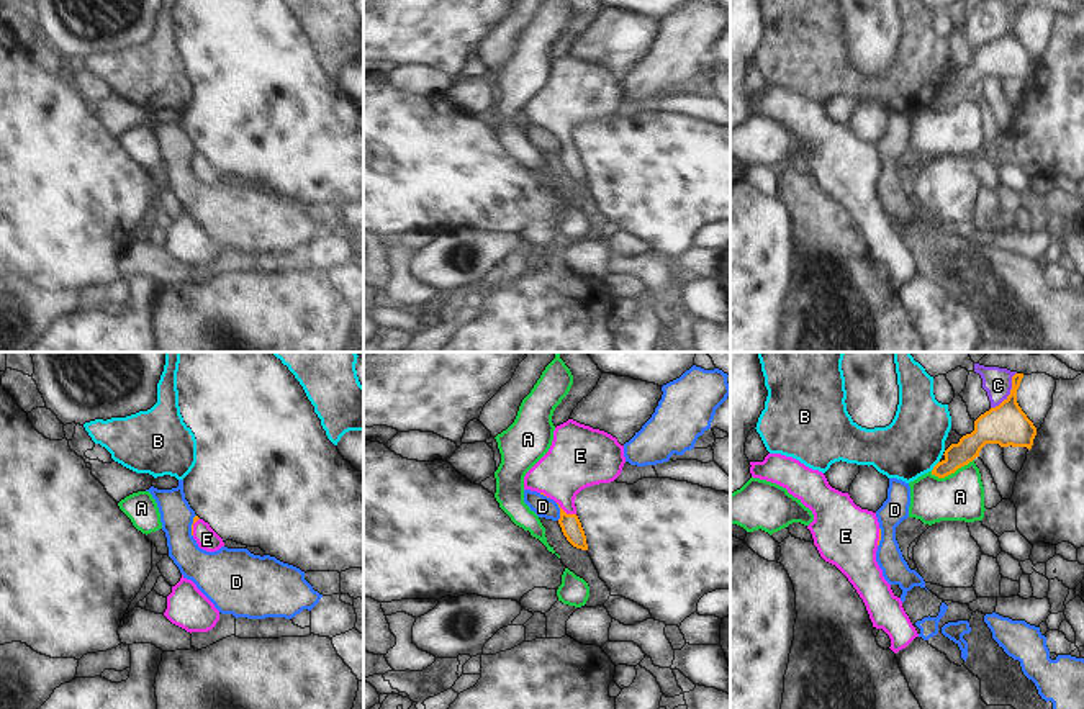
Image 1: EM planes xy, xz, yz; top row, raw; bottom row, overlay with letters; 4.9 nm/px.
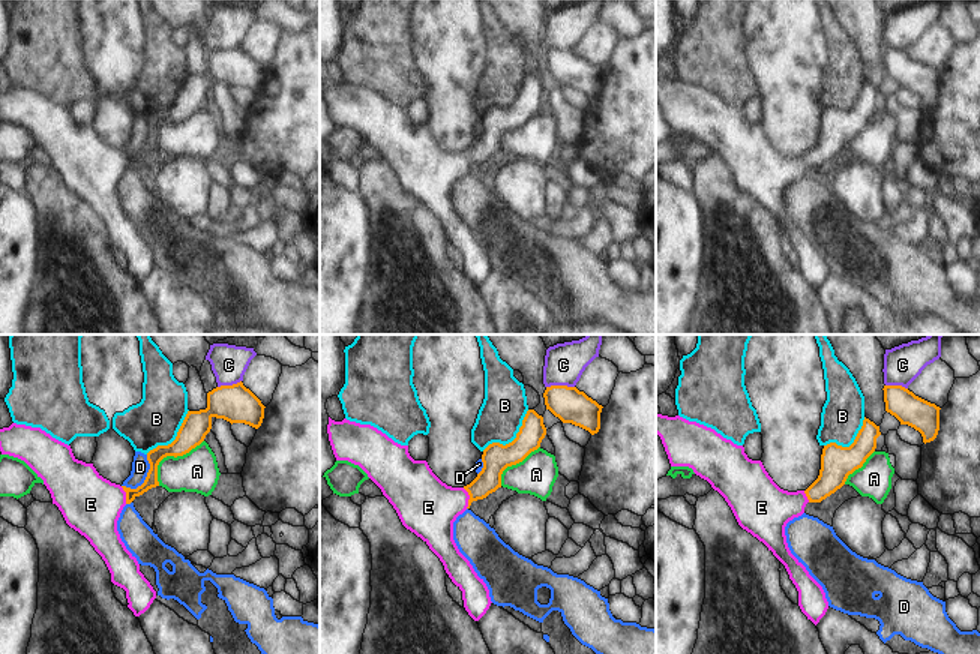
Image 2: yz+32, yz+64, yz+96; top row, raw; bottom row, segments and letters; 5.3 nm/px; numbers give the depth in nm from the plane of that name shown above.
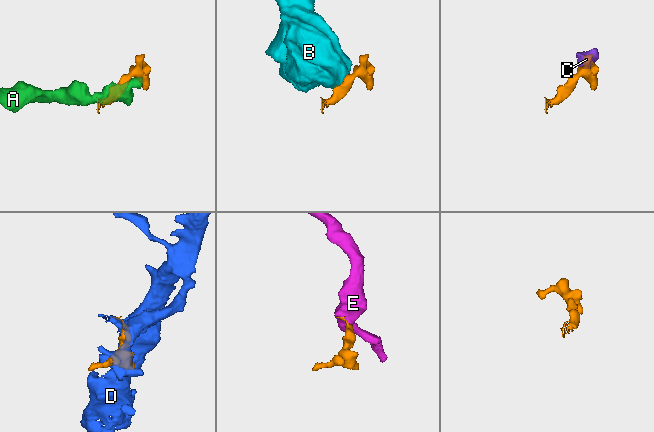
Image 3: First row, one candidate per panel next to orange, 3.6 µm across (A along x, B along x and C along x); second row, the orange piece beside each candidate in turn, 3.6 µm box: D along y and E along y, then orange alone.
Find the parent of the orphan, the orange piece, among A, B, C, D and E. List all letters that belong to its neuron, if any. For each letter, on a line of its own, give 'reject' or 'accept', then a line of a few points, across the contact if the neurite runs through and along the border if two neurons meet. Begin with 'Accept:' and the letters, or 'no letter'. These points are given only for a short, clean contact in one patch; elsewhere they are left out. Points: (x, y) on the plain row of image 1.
Accept: E
A: reject | yz (973, 92), (943, 110), (930, 107)
B: reject | yz (939, 94), (930, 103)
C: reject | yz (1016, 5), (1011, 25), (991, 41)
D: reject | xz (555, 136), (559, 153)
E: accept | xz (570, 158), (564, 144), (565, 105), (573, 95)

